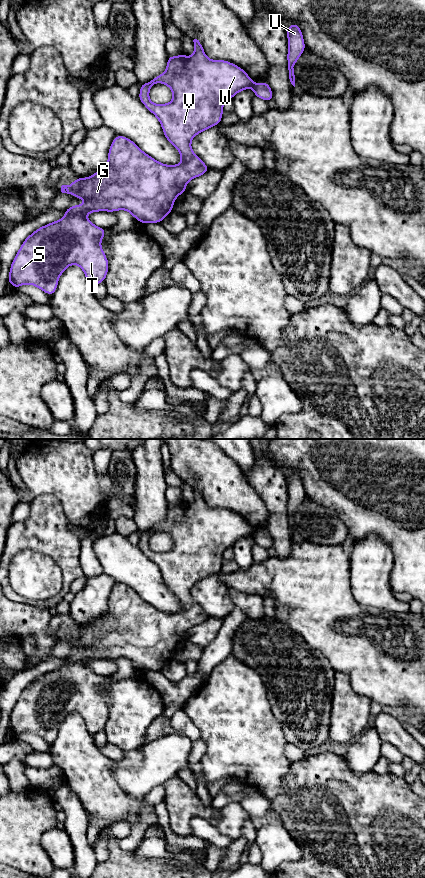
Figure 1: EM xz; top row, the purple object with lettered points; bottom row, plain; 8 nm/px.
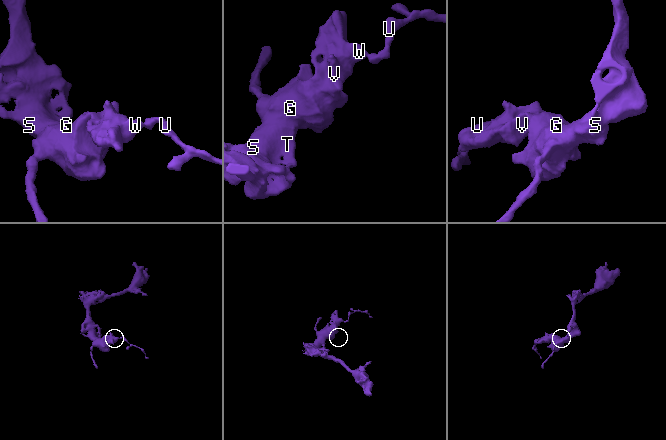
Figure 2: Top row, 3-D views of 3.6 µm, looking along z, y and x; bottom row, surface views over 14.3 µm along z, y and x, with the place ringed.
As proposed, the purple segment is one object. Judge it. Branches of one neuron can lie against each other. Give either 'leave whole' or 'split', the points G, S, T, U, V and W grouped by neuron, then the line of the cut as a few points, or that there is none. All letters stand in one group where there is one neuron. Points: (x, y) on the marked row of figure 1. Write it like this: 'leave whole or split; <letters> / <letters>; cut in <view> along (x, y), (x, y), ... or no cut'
split; G S T V W / U; cut in xz along (254, 84), (251, 87)

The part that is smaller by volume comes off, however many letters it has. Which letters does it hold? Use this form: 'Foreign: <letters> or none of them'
Foreign: U

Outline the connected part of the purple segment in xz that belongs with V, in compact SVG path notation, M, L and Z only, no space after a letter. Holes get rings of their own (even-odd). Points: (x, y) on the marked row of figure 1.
M194 39L193 42L195 50L191 57L187 57L184 54L168 56L165 72L140 85L140 94L138 96L143 105L159 120L166 139L179 151L181 163L179 165L162 164L143 152L132 140L116 135L109 148L108 162L102 169L88 178L76 178L72 184L61 186L62 193L85 199L86 204L69 207L65 210L63 218L38 228L22 243L10 266L10 273L7 279L15 289L24 284L31 284L46 294L53 295L58 287L59 277L72 264L77 264L84 271L88 284L94 288L97 284L106 280L109 269L107 257L101 249L101 240L106 233L106 229L94 225L85 215L99 211L112 213L117 210L126 210L142 224L161 223L172 212L175 199L186 192L186 184L210 170L191 149L191 140L200 132L219 125L224 112L223 104L233 98L238 92L252 88L254 82L239 66L225 60L210 60L205 55L204 48L199 40ZM156 83L163 83L172 90L173 99L170 103L154 104L150 101L148 94L150 88Z

